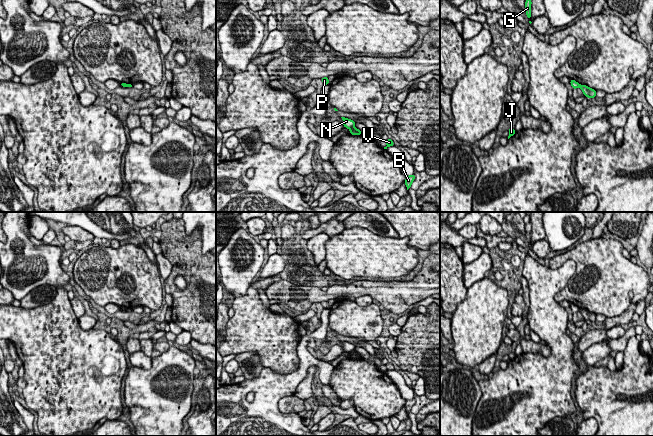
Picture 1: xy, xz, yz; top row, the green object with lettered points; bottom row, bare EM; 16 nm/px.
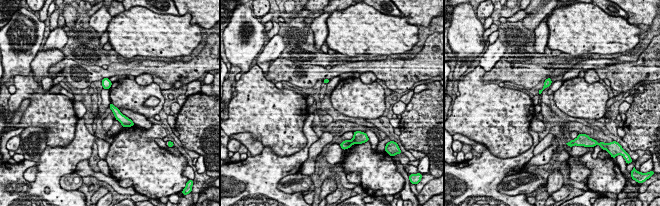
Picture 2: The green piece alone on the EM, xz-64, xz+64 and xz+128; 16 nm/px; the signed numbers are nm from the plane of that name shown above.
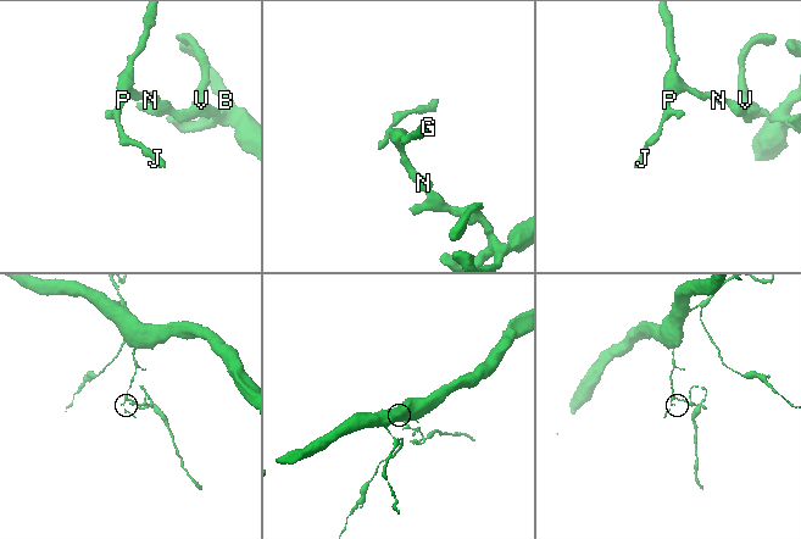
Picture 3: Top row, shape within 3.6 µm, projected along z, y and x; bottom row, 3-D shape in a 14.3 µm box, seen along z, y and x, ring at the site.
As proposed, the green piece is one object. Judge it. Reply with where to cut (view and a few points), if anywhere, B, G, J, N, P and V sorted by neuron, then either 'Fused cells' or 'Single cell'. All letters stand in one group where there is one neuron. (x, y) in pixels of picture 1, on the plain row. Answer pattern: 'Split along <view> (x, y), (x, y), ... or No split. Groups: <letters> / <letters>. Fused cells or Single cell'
Split along xz (353, 349), (349, 353). Groups: B V / G J N P. Fused cells

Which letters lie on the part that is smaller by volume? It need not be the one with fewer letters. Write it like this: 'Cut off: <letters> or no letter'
Cut off: B, V

